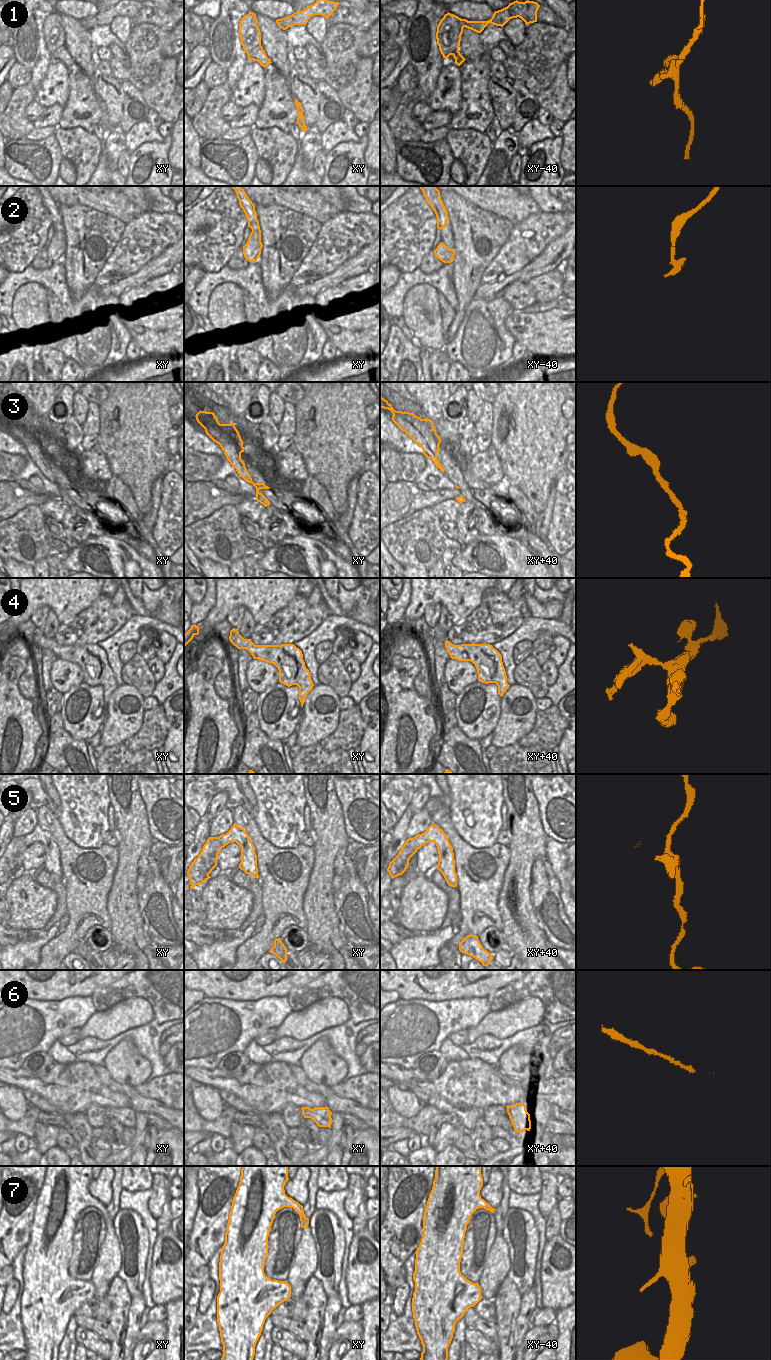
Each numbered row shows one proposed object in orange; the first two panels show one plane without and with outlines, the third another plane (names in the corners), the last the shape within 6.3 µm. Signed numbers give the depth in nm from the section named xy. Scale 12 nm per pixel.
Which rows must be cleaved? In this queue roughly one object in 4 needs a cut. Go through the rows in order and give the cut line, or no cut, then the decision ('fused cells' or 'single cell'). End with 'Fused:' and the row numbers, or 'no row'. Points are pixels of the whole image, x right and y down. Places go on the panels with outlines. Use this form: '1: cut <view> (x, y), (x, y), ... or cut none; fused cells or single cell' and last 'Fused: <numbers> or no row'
1: cut xy (260, 45), (253, 48), (247, 54); fused cells
2: cut xy (258, 223), (252, 230); fused cells
3: cut none; single cell
4: cut xy (250, 639), (246, 648); fused cells
5: cut xy+40 (408, 839), (409, 843), (417, 849); fused cells
6: cut none; single cell
7: cut none; single cell
Fused: 1, 2, 4, 5

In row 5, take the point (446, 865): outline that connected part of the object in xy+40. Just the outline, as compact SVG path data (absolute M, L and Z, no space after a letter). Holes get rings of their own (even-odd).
M432 824L424 833L409 838L409 840L412 848L417 850L428 842L434 842L439 854L437 869L442 873L449 886L457 887L453 848L442 829Z

